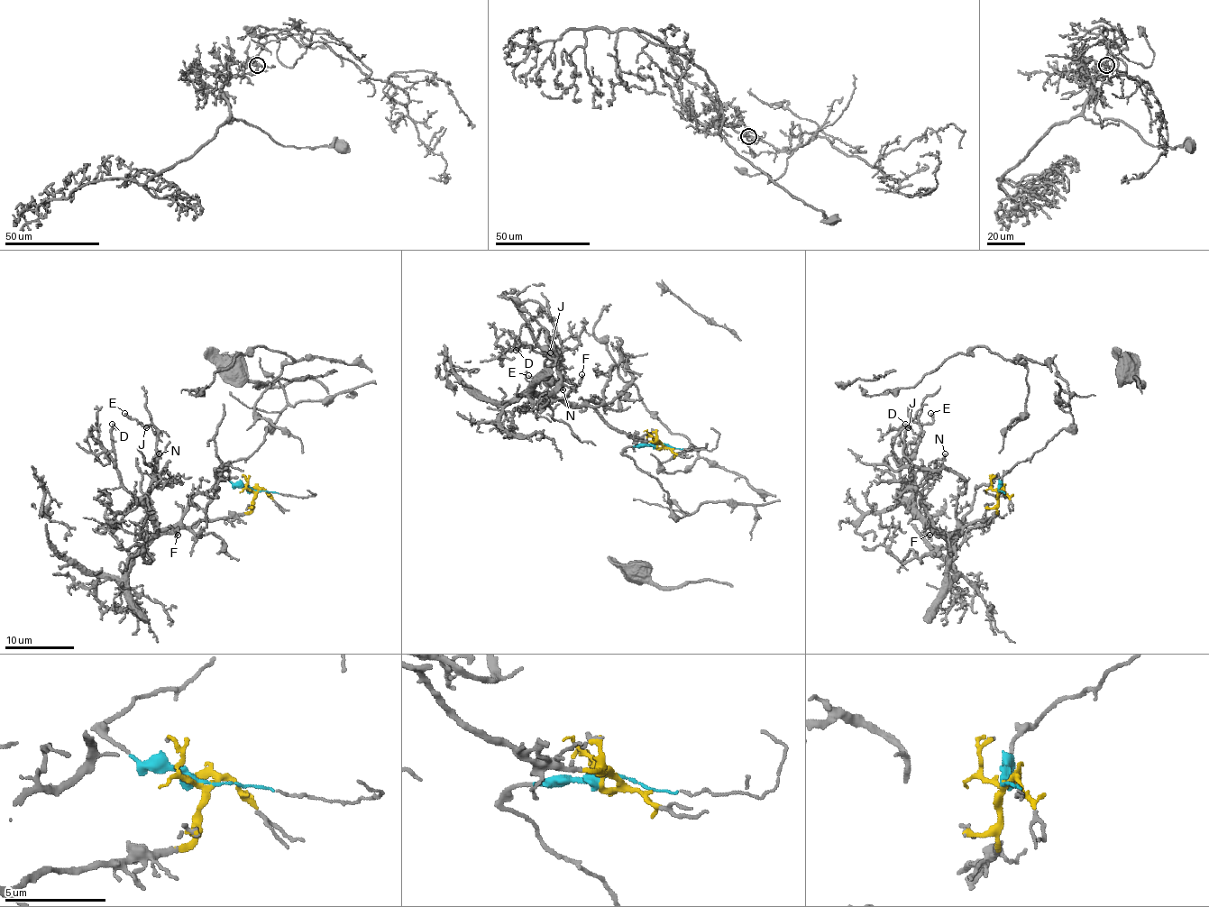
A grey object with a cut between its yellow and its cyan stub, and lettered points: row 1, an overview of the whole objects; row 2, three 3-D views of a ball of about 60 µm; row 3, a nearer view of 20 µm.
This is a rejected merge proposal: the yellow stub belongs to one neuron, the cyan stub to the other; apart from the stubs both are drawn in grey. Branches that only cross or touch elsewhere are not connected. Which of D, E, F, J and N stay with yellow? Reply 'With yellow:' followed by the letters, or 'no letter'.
With yellow: D, E, F, J, N

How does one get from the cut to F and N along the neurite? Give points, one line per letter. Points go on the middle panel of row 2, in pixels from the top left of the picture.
F: (658, 445), (617, 432), (590, 406), (564, 404), (556, 392), (563, 385), (573, 387), (581, 375)
N: (658, 445), (617, 432), (590, 406), (564, 404), (554, 394), (553, 358), (564, 373), (554, 383), (563, 390)

